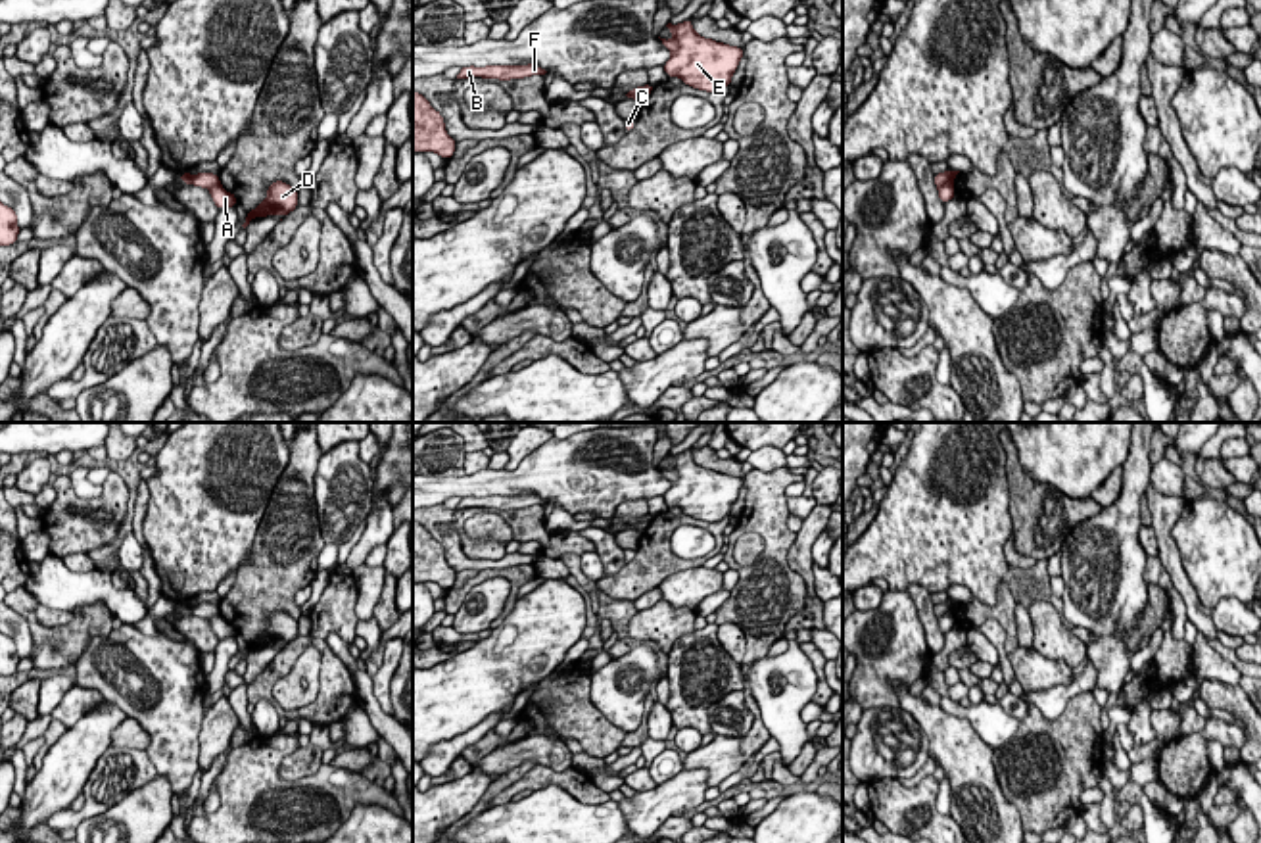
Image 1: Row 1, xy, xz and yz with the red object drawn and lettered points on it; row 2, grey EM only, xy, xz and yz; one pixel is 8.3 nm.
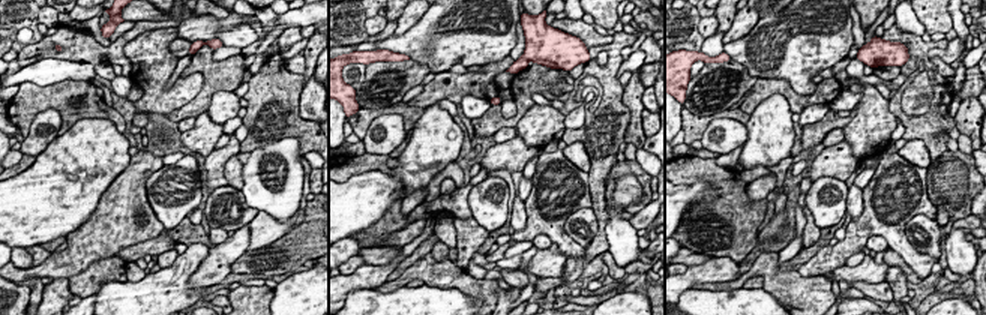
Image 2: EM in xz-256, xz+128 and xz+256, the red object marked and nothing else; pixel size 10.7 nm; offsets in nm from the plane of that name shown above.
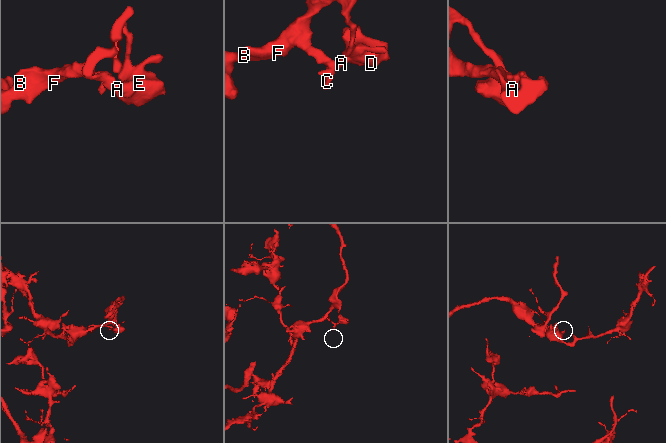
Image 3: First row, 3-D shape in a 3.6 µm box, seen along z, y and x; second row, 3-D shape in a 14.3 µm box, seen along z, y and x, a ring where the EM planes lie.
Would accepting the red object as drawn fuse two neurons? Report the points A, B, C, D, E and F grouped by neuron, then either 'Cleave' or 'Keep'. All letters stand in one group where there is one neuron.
Groups: A D E / B C F. Cleave

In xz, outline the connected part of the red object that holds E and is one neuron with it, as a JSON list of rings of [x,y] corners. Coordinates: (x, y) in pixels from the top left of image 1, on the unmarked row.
[[[691,449],[666,457],[674,465],[672,470],[660,469],[672,482],[662,495],[668,507],[679,507],[681,513],[706,522],[720,522],[731,515],[743,478],[697,465]]]

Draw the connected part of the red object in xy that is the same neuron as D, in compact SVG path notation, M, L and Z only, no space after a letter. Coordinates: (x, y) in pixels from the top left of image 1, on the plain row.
M274 611L269 614L267 630L261 632L255 639L248 641L244 659L250 655L253 647L267 647L280 643L282 649L297 638L297 620L292 618L288 613Z

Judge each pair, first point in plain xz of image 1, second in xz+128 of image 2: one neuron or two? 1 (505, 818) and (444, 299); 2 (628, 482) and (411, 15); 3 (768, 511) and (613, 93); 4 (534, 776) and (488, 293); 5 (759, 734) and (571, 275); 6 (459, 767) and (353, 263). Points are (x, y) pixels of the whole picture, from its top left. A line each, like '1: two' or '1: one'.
1: one
2: two
3: one
4: one
5: one
6: one

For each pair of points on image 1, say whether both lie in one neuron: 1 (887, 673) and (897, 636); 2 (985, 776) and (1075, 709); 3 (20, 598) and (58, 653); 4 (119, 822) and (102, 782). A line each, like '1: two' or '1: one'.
1: one
2: two
3: one
4: two

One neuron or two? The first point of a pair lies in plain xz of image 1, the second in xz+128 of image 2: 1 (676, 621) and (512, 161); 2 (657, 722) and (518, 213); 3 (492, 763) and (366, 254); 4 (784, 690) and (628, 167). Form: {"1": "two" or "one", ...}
{"1": "one", "2": "one", "3": "one", "4": "two"}

